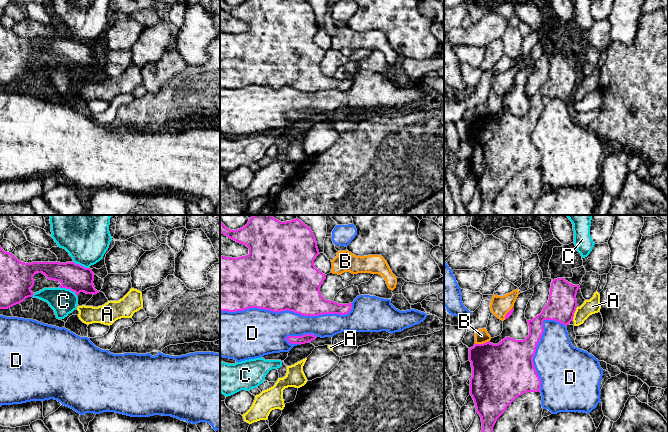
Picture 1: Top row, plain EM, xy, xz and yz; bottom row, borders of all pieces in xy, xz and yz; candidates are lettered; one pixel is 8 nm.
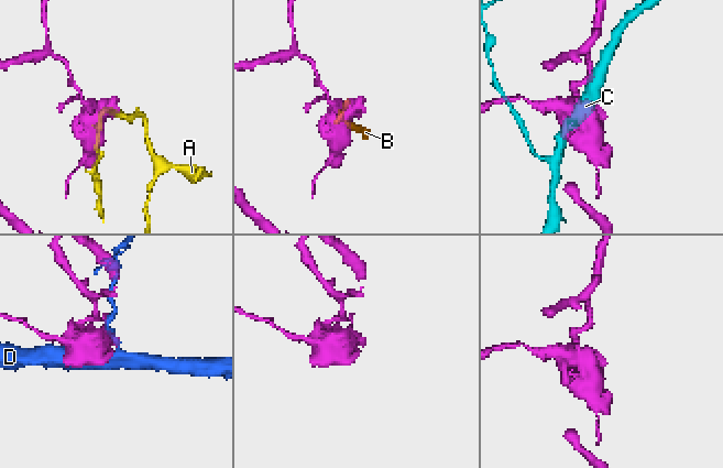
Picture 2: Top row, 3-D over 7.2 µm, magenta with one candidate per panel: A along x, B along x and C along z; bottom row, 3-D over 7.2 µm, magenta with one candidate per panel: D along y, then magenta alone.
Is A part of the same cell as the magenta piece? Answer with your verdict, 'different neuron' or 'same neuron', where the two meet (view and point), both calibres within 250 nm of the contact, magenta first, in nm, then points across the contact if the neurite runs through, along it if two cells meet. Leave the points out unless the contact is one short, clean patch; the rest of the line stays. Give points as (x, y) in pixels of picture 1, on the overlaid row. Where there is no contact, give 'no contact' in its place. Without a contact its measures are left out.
different neuron | yz (574, 312) | 240/120 nm | along yz (577, 307), (572, 319)

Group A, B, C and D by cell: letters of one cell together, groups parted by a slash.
A / B / C / D

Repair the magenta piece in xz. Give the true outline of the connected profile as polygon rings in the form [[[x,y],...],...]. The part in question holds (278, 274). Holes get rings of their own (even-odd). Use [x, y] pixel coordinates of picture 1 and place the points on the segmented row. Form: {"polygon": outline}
{"polygon": [[[253,215],[245,226],[237,230],[228,229],[220,220],[220,232],[249,248],[249,254],[242,257],[220,255],[220,311],[236,312],[259,308],[276,313],[288,310],[303,316],[345,315],[351,311],[352,303],[339,304],[326,300],[321,295],[320,287],[326,275],[314,265],[314,260],[320,254],[317,242],[311,228],[298,218],[281,222],[272,215]]]}

